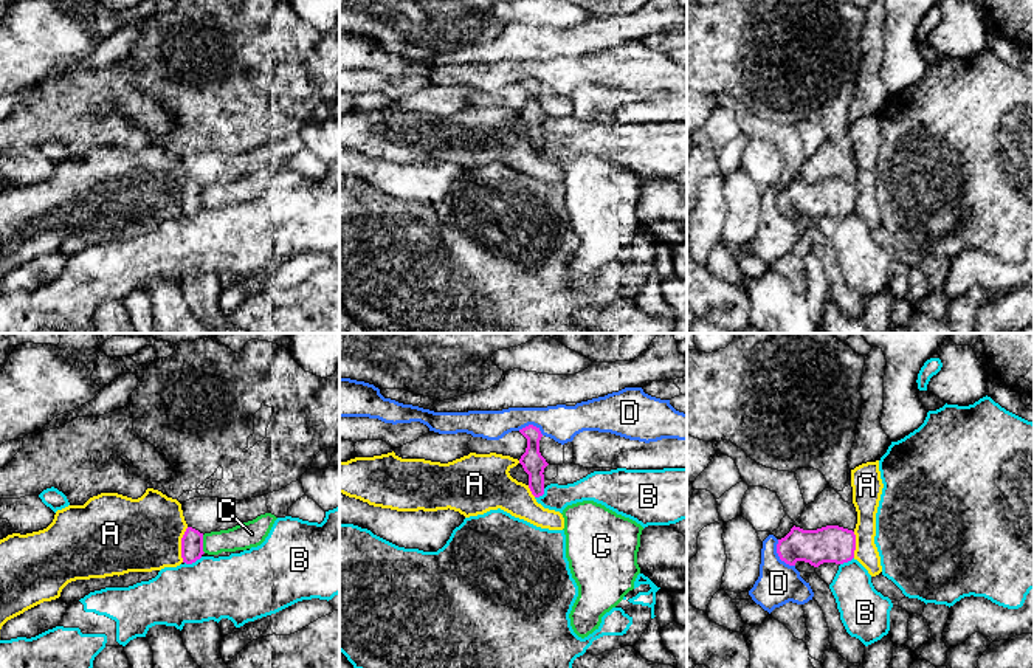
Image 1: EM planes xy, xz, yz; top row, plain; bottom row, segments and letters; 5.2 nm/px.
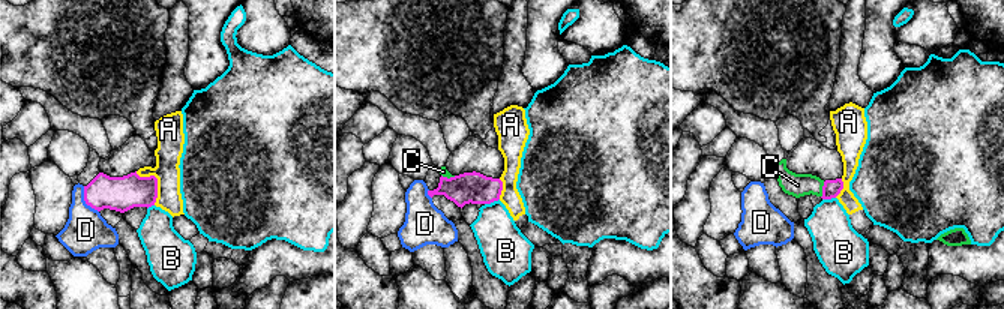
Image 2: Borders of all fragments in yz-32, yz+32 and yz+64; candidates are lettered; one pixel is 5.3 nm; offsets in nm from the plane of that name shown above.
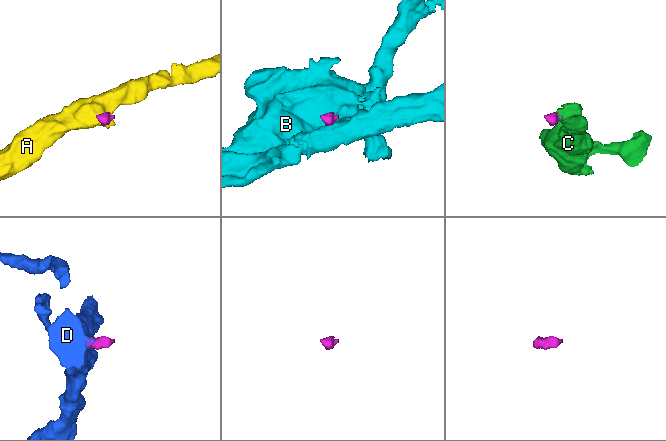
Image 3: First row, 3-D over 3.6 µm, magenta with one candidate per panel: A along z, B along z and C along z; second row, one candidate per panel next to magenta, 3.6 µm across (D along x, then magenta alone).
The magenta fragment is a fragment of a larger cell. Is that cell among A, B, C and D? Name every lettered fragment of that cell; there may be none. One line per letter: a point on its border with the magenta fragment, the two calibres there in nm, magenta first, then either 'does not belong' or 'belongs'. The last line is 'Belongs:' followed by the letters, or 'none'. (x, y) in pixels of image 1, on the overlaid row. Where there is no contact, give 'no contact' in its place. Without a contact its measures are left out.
A: xy (182, 544) | 110/380 nm | does not belong
B: xy (193, 561) | 110/320 nm | belongs
C: xy (202, 544) | 110/140 nm | does not belong
D: yz (778, 555) | 180/220 nm | does not belong
Belongs: B

